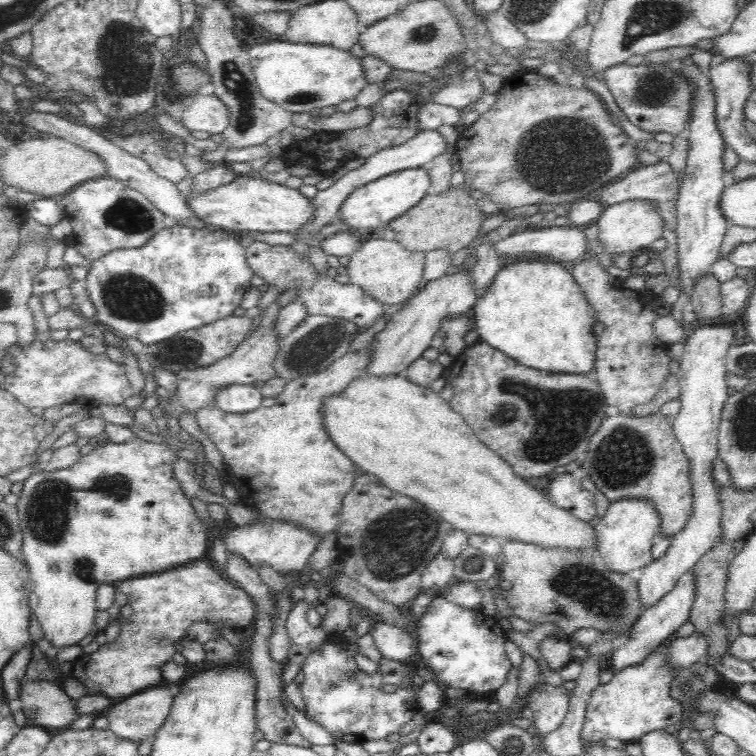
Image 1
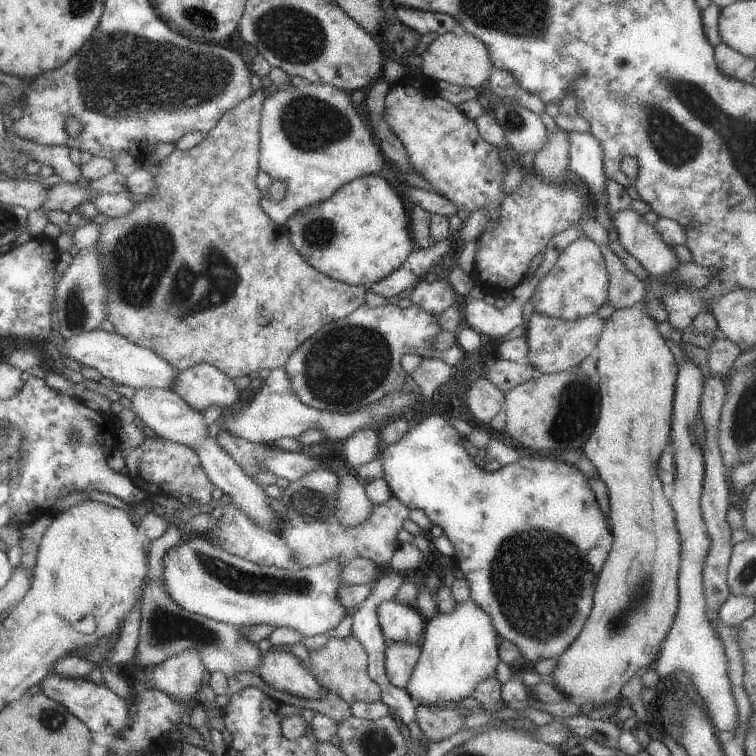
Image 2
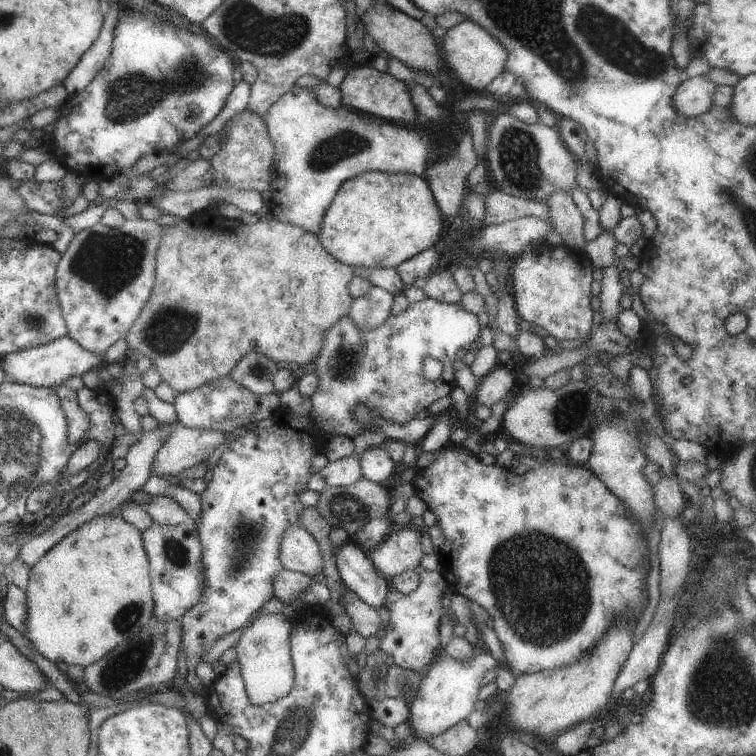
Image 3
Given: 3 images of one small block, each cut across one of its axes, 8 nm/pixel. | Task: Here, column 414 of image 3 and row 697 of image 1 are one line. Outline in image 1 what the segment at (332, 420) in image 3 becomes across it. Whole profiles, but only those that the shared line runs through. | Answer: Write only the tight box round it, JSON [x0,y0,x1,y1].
[297,635,420,745]

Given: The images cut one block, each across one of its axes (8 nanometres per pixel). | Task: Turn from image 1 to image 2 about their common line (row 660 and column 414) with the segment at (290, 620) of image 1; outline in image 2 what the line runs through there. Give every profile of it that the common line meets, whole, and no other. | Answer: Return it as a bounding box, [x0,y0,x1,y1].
[409,278,459,316]

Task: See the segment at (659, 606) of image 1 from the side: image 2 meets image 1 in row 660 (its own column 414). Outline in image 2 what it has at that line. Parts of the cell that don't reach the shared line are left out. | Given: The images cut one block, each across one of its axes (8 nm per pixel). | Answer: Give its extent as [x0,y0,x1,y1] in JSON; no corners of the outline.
[375,599,425,643]

